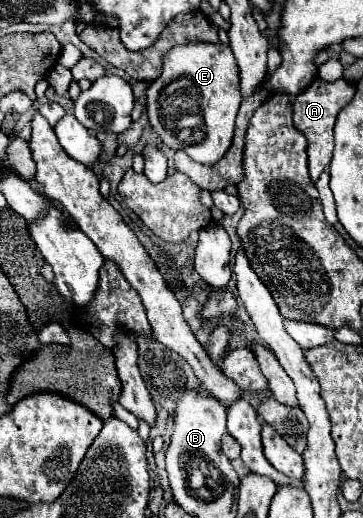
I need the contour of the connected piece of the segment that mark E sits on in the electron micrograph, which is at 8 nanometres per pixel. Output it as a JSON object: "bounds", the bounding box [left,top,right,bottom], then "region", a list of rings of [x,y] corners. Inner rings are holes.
{"bounds":[146,42,240,164],"region":[[[186,42],[174,46],[162,58],[162,74],[146,88],[148,122],[160,144],[184,150],[200,164],[218,162],[230,148],[240,102],[238,66],[230,46],[220,42]]]}

